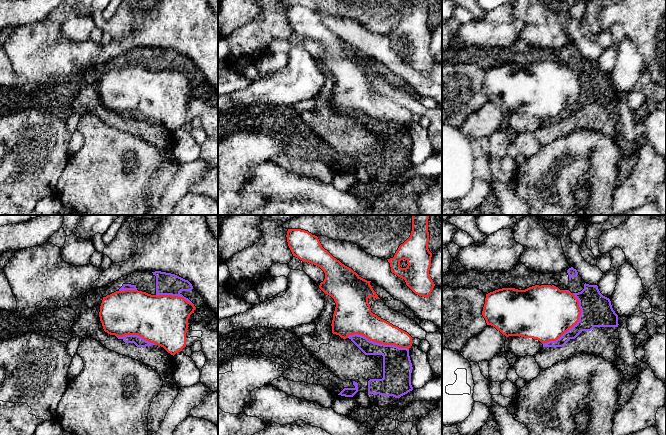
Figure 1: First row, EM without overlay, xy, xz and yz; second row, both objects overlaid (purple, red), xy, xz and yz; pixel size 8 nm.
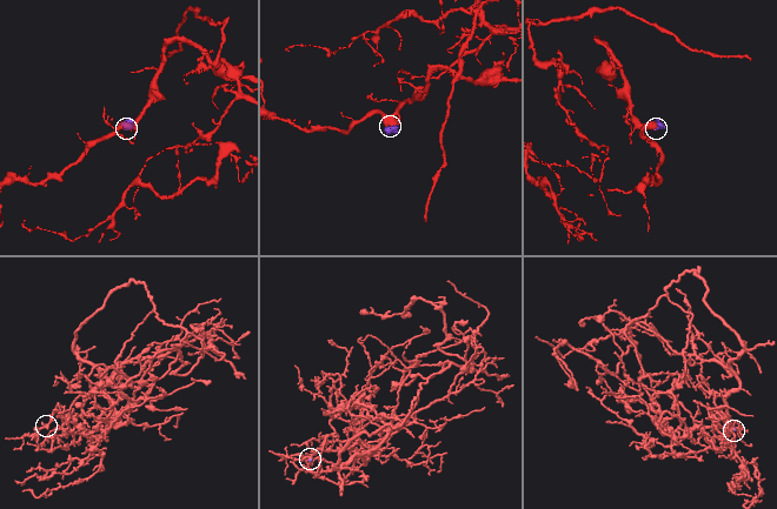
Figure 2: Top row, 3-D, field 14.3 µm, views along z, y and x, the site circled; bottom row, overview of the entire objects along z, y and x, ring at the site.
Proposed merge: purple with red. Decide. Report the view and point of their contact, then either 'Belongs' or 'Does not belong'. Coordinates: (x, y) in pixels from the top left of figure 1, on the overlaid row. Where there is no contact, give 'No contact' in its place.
Touches purple at yz (574, 325). Does not belong

